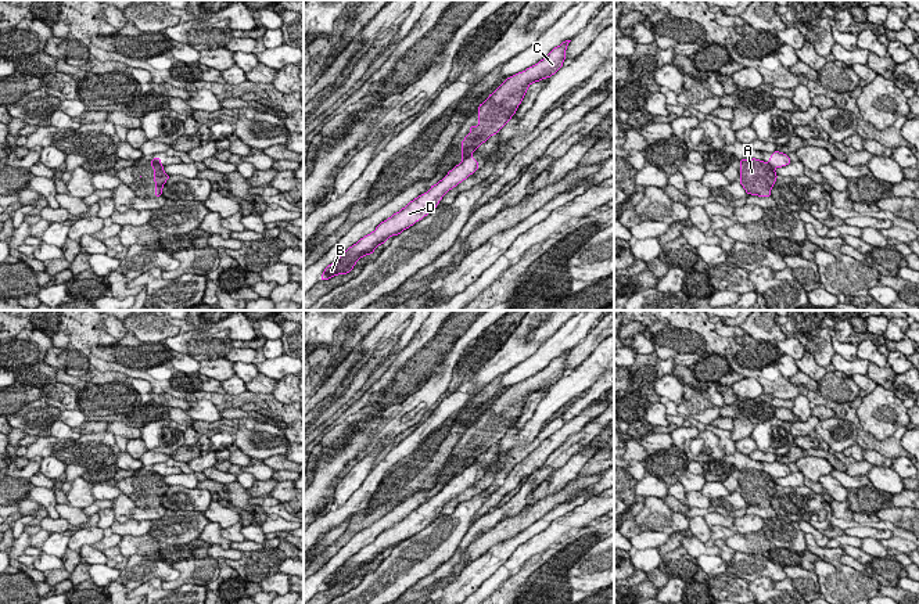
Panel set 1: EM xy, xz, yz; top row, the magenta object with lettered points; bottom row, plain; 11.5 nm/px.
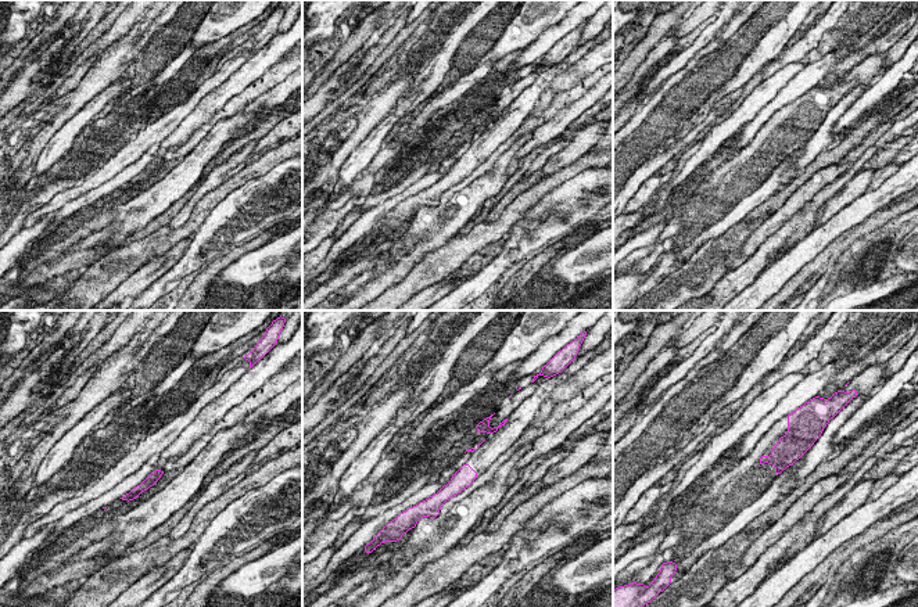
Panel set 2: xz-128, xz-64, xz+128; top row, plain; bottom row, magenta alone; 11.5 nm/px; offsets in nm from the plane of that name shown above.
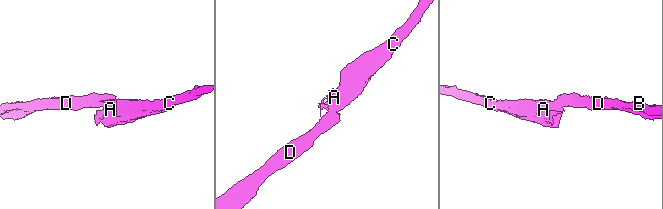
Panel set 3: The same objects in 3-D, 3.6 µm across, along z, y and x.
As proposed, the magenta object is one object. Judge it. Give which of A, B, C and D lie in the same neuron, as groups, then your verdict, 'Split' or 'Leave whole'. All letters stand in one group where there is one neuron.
Groups: A C / B D. Split

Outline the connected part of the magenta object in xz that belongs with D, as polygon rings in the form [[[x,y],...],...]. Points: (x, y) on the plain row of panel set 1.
[[[471,465],[464,468],[463,472],[449,481],[442,490],[431,496],[427,503],[410,511],[399,522],[381,532],[373,543],[349,557],[324,579],[320,590],[329,590],[337,585],[349,583],[360,568],[373,564],[380,554],[385,554],[388,547],[401,544],[403,540],[431,524],[449,500],[466,490],[475,481],[478,481],[478,471]]]

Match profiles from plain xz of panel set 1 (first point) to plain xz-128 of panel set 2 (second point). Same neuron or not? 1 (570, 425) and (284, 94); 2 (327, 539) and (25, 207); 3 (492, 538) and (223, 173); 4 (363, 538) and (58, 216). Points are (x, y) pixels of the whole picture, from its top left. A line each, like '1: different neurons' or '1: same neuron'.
1: same neuron
2: same neuron
3: different neurons
4: same neuron

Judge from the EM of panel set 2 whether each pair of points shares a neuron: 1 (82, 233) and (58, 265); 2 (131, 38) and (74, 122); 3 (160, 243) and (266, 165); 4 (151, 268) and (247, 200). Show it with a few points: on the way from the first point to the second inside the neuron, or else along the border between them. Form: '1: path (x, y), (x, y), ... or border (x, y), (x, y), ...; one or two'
1: border (93, 233), (74, 243), (67, 250); two
2: border (114, 83), (110, 83), (86, 101), (64, 124); two
3: path (187, 227), (219, 193), (239, 179); one
4: border (194, 234), (189, 247), (174, 266); two

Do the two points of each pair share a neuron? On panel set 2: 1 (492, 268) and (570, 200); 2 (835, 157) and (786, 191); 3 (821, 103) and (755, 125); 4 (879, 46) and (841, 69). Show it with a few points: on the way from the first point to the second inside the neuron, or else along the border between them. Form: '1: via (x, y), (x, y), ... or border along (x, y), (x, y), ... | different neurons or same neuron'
1: via (517, 251), (548, 225), (566, 225) | same neuron
2: via (823, 160), (799, 180) | same neuron
3: border along (793, 101), (781, 107), (746, 146) | different neurons
4: via (870, 46), (850, 61) | same neuron

